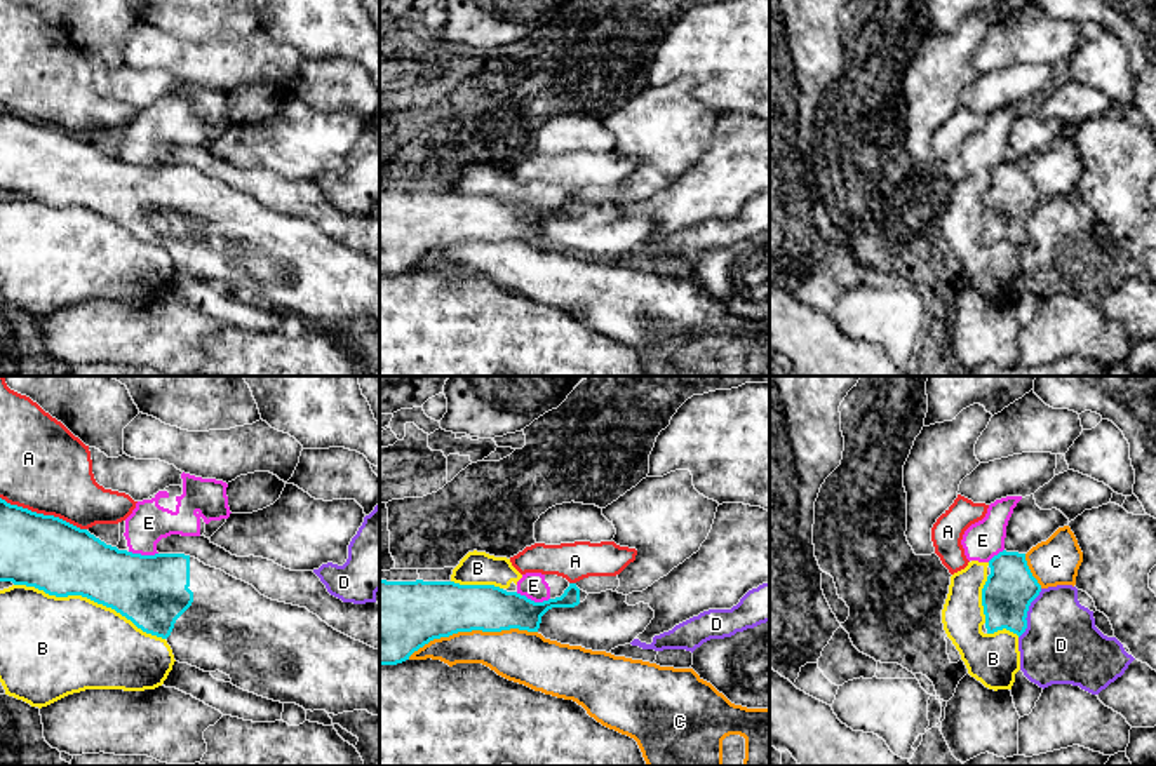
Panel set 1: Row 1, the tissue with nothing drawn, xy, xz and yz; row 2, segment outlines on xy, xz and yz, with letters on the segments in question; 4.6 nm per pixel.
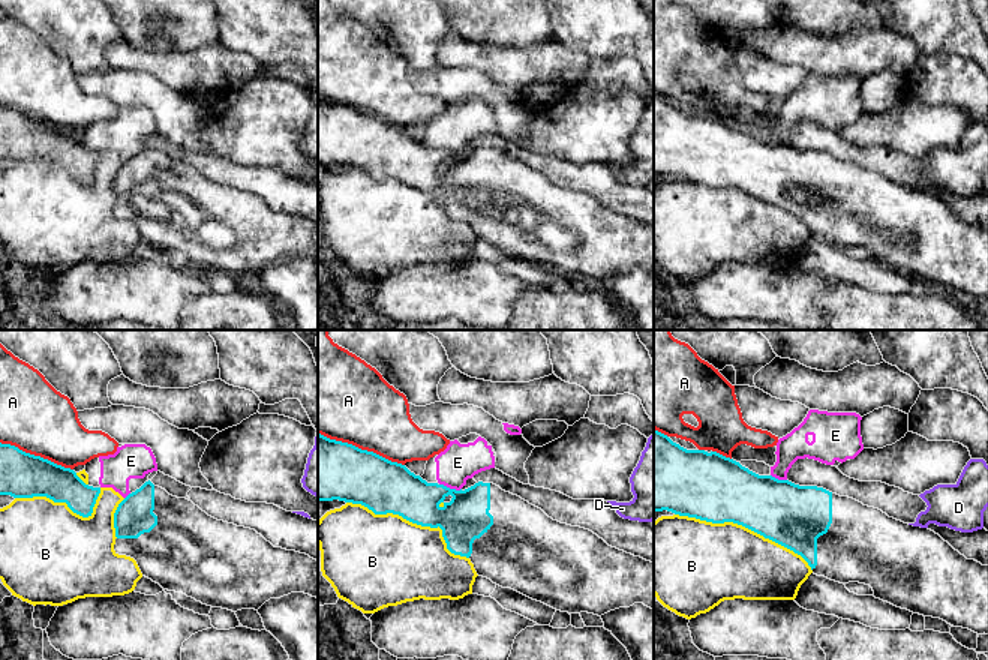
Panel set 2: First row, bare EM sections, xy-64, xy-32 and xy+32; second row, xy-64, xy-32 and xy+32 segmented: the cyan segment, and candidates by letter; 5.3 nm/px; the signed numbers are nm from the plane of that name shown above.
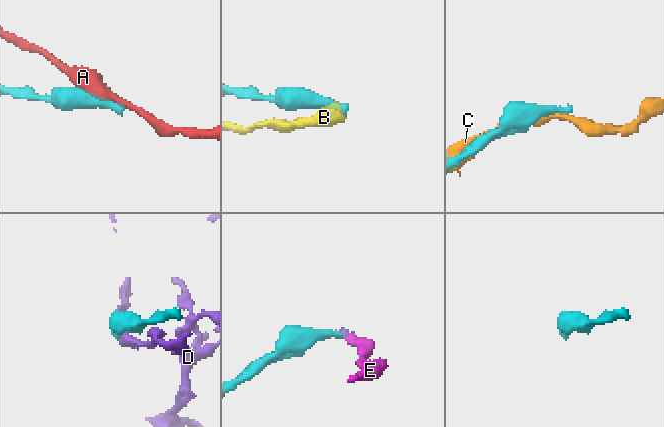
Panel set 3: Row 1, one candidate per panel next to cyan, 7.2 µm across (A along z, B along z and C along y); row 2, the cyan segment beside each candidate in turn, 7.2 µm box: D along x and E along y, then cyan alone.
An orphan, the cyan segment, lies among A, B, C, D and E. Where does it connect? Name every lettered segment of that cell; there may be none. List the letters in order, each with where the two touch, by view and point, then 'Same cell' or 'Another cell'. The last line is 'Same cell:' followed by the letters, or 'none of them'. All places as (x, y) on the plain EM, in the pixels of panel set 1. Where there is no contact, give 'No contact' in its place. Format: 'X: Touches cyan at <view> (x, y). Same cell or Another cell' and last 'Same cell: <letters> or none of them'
A: Touches cyan at xy (42, 124). Another cell
B: Touches cyan at xy (89, 208). Another cell
C: Touches cyan at xz (472, 239). Another cell
D: Touches cyan at yz (1026, 223). Another cell
E: Touches cyan at xz (533, 211). Another cell
Same cell: none of them

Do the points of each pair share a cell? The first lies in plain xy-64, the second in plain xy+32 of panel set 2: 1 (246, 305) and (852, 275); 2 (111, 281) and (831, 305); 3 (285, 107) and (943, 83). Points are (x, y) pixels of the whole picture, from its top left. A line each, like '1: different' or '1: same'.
1: different
2: different
3: different

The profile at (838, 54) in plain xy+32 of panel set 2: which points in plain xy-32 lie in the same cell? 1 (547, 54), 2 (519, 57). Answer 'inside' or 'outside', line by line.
1: inside
2: inside

